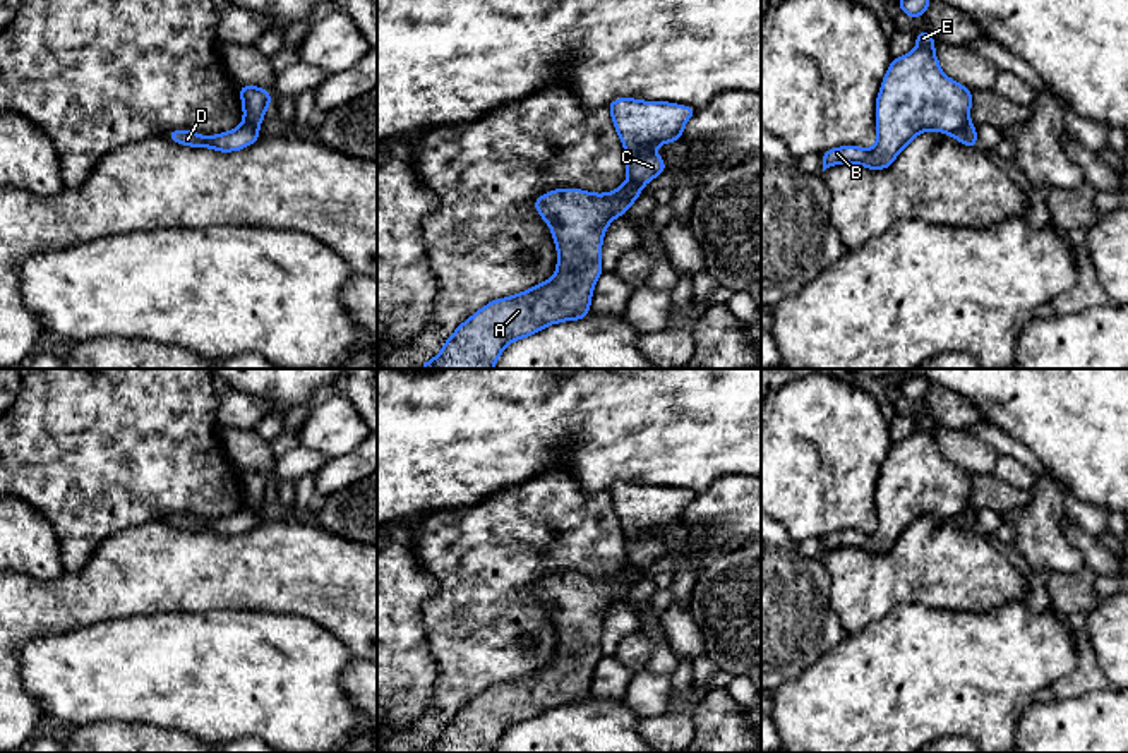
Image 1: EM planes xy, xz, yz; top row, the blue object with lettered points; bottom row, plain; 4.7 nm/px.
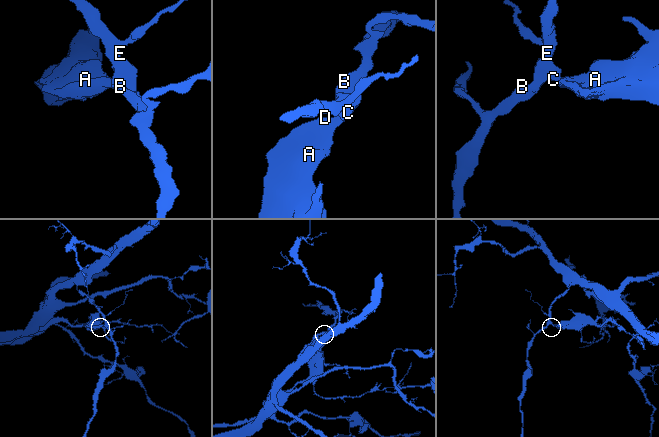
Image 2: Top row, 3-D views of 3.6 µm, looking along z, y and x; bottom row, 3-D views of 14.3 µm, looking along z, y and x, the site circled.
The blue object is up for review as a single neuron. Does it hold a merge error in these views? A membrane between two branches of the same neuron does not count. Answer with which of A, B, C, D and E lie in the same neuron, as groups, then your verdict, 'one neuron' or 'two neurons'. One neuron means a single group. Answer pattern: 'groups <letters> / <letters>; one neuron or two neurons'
groups A D / B C E; two neurons

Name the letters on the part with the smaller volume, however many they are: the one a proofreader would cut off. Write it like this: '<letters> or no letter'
A, D

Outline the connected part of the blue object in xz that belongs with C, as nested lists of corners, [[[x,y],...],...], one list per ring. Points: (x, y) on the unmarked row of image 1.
[[[634,482],[614,484],[607,492],[612,497],[614,511],[626,533],[627,564],[639,573],[665,556],[663,542],[650,535],[665,527],[682,523],[682,511],[698,496],[693,491],[667,485],[638,485]]]

